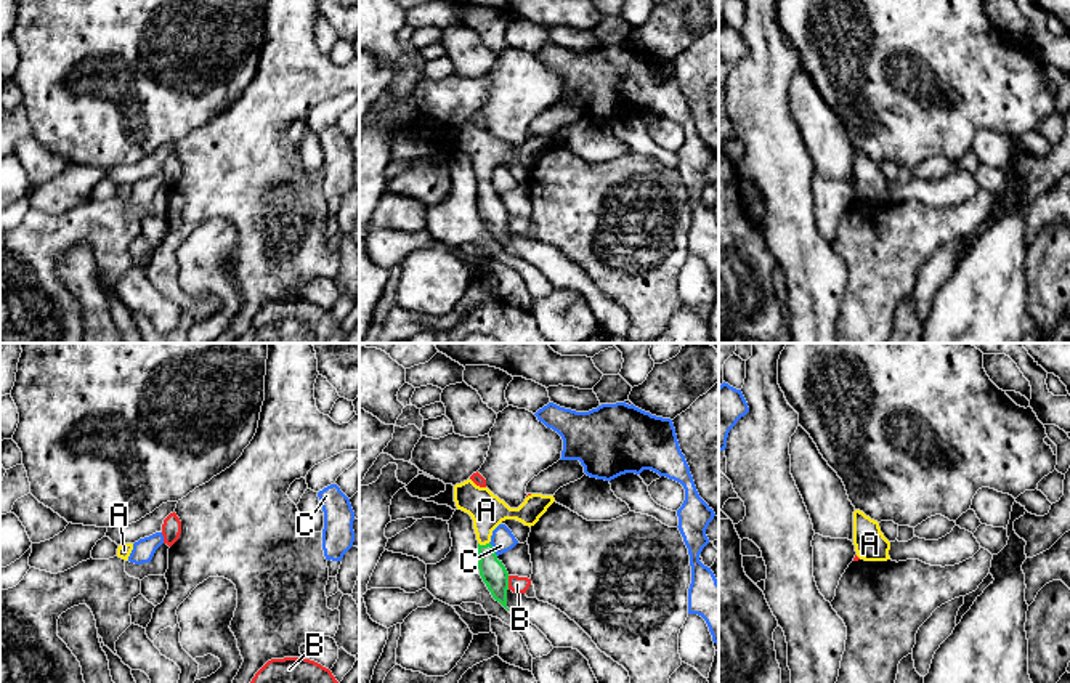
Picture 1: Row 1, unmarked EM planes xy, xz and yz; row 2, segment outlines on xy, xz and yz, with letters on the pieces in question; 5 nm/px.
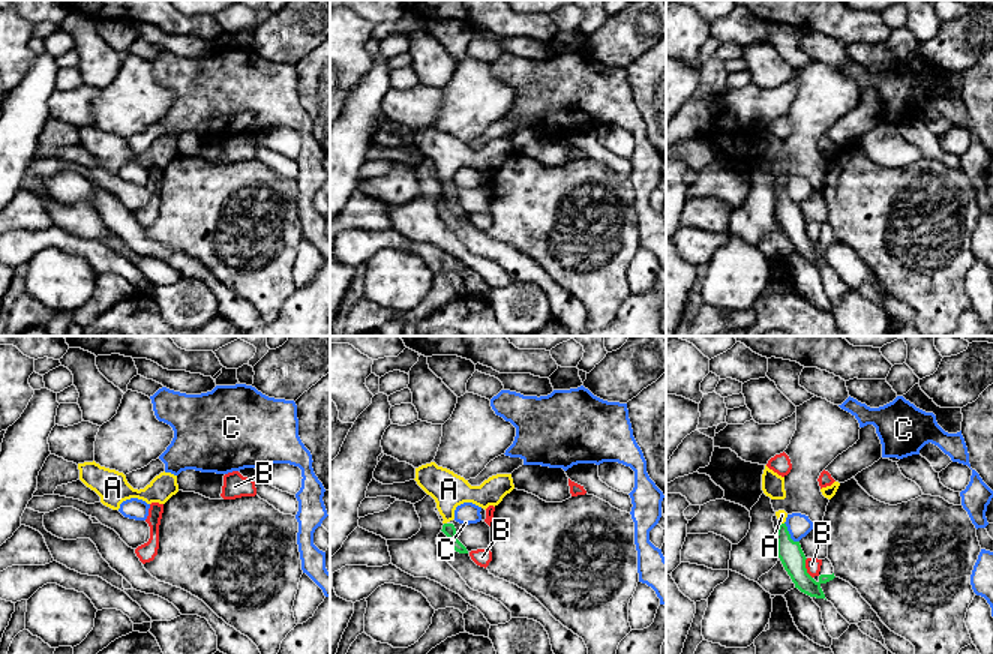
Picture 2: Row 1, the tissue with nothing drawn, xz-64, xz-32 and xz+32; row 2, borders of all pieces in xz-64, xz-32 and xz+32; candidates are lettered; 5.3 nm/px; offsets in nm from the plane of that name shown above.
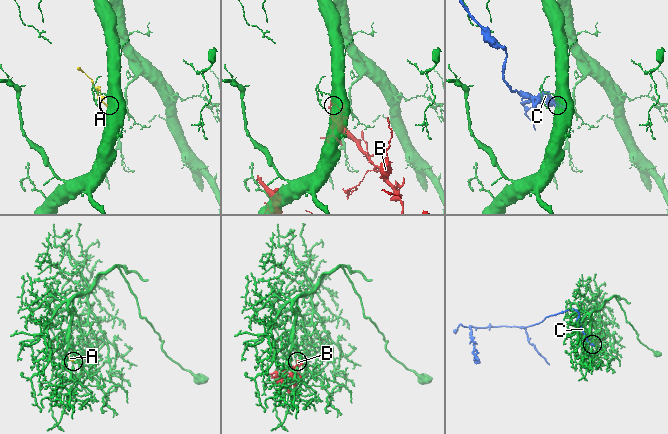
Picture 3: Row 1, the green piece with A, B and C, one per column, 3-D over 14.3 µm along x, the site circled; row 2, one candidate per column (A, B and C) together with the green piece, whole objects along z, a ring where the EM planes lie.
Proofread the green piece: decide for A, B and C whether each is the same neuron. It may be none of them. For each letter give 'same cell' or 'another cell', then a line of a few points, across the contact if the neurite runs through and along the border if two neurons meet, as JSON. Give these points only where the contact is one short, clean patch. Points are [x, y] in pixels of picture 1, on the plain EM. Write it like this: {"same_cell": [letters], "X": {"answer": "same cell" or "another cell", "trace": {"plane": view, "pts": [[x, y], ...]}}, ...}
{"same_cell": ["A"], "A": {"answer": "same cell", "trace": {"plane": "xz", "pts": [[493, 214], [483, 186], [486, 151]]}}, "B": {"answer": "another cell"}, "C": {"answer": "another cell"}}

